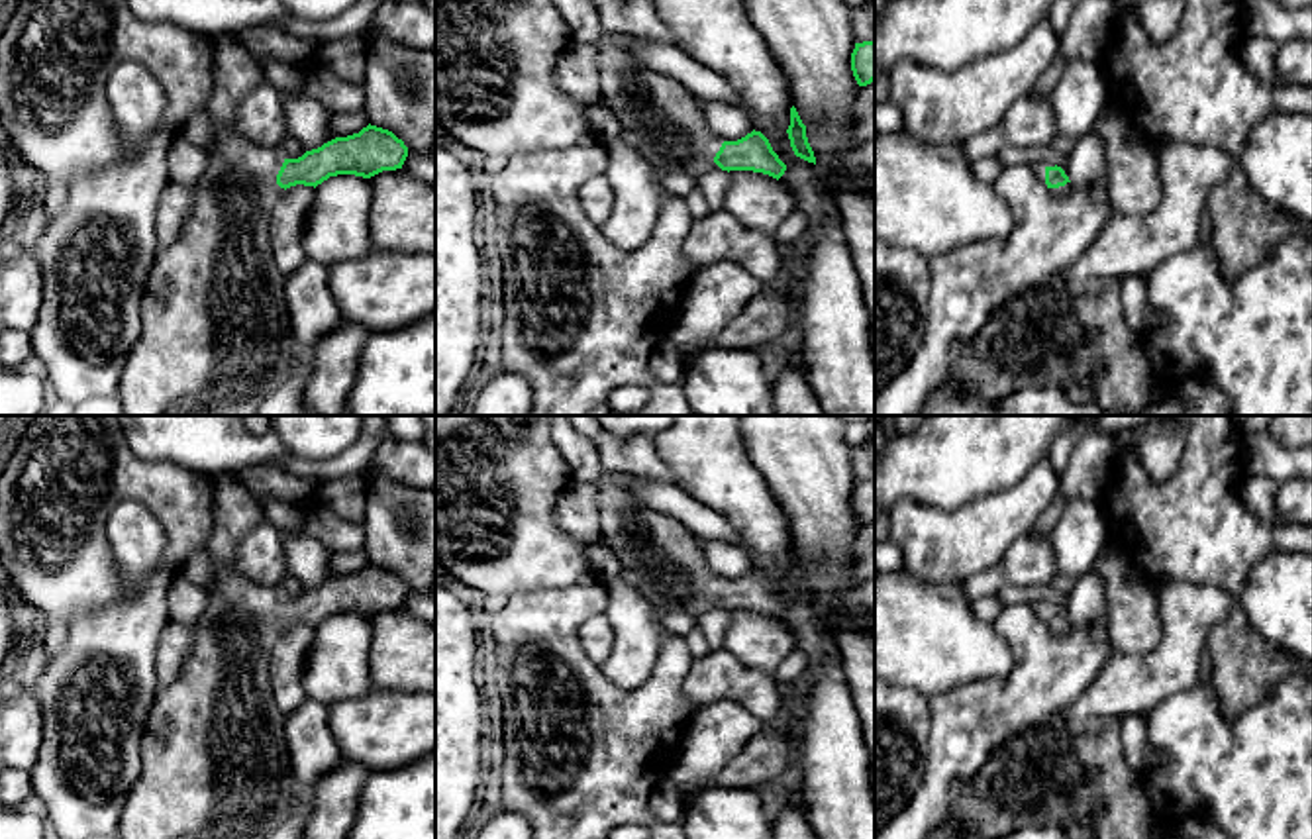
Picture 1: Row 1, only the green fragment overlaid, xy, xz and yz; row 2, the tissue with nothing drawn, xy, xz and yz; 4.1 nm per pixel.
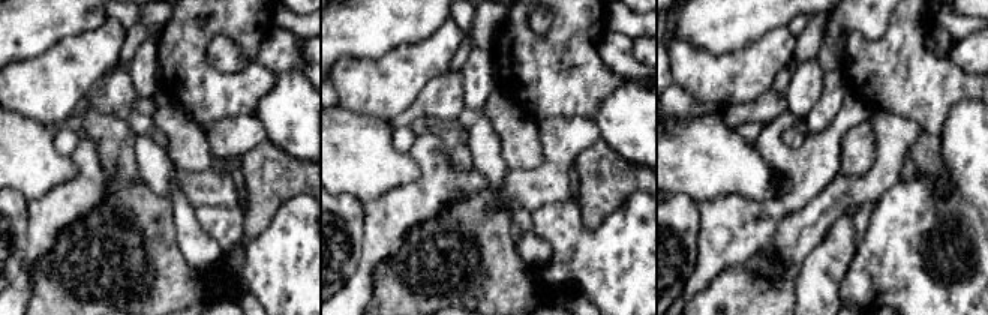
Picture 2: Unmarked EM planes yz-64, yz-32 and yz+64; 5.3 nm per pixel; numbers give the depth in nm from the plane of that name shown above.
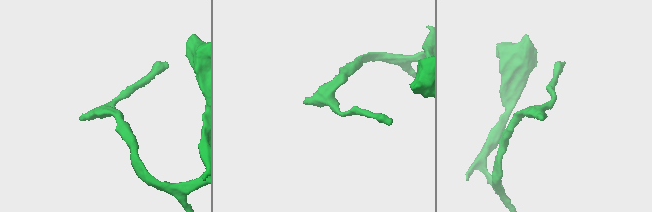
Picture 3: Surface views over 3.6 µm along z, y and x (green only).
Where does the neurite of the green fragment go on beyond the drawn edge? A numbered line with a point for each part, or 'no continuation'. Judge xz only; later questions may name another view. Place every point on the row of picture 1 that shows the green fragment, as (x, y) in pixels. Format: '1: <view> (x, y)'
1: xz (659, 116)

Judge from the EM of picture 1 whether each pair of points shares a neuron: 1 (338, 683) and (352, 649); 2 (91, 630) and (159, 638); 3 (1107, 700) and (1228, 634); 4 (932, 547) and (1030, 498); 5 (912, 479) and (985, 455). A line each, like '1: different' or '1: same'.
1: same
2: same
3: different
4: same
5: same

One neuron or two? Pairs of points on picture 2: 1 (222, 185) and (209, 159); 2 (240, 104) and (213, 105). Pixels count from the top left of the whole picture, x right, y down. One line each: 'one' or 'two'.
1: two
2: one

